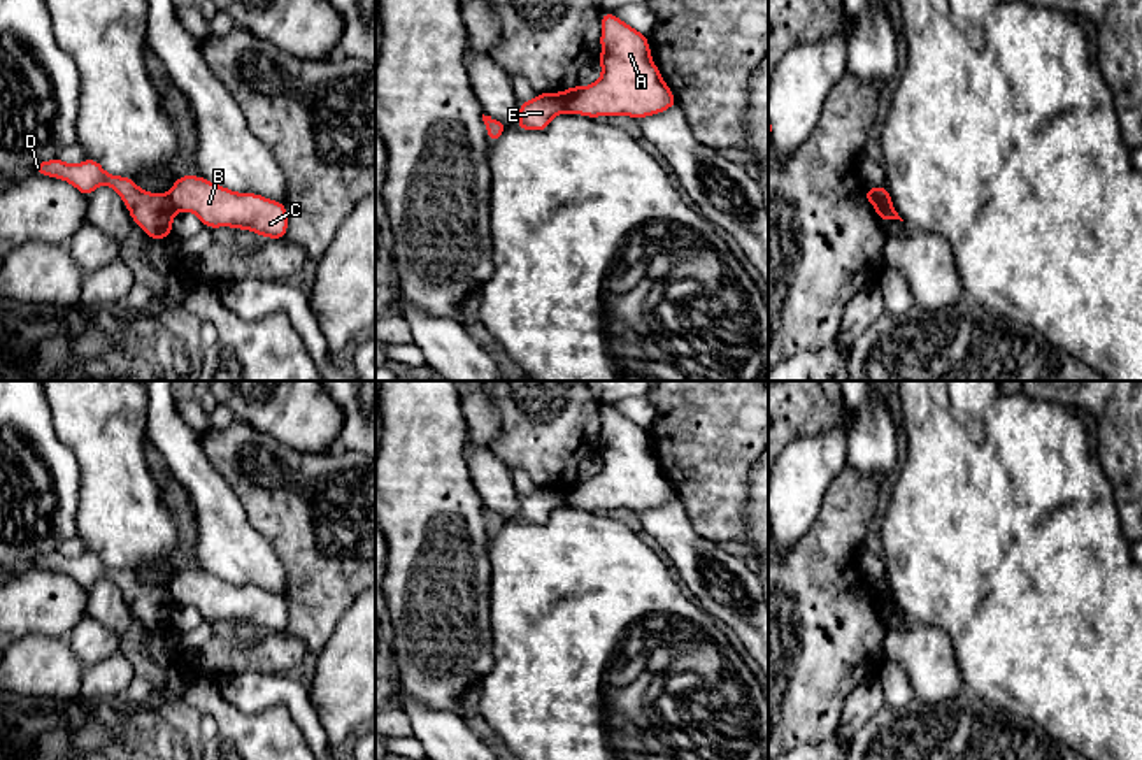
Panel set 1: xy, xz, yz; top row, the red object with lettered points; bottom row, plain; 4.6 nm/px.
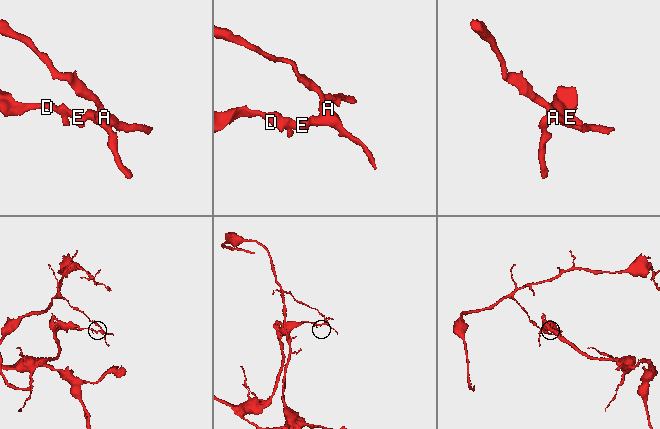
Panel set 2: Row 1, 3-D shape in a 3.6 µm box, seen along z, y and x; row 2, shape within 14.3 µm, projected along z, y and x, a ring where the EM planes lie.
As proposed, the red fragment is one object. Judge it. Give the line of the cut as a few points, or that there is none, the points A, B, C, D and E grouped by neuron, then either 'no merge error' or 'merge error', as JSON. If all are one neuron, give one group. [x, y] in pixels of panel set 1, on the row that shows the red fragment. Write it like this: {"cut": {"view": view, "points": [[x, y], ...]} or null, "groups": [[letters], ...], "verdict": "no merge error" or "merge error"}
{"cut": {"view": "xz", "points": [[563, 93], [567, 111]]}, "groups": [["A", "B", "C"], ["D", "E"]], "verdict": "merge error"}

